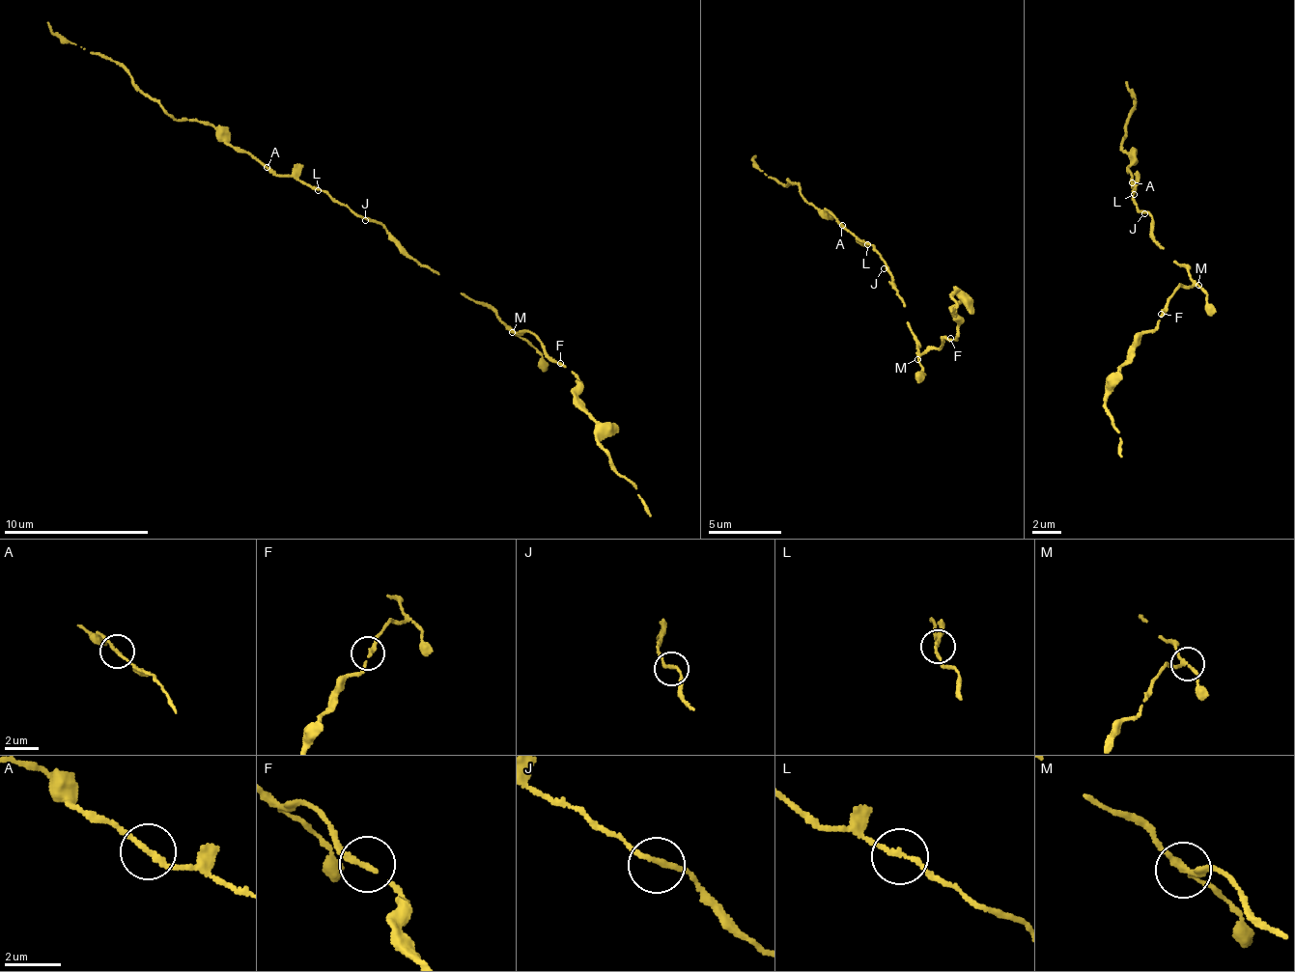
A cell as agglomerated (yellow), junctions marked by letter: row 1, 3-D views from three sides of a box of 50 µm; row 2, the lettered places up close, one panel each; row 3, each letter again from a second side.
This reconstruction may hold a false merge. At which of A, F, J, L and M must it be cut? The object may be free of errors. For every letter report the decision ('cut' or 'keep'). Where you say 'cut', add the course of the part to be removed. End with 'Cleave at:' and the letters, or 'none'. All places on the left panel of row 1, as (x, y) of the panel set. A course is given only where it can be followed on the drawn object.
A: keep
F: keep
J: keep
L: keep
M: keep
Cleave at: none

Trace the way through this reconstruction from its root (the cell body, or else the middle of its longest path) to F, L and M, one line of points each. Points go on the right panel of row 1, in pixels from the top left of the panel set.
F: (1153, 231), (1161, 246), (1173, 263), (1185, 264), (1193, 280), (1186, 287), (1179, 284), (1161, 314)
L: (1153, 231), (1148, 213), (1140, 213), (1134, 194)
M: (1153, 231), (1173, 263), (1185, 264), (1197, 284)

